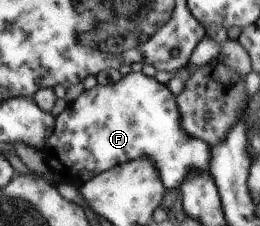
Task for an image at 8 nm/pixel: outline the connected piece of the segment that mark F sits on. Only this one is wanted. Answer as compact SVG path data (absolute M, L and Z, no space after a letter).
M143 72L130 73L114 84L98 84L91 90L82 92L82 95L70 102L68 108L56 118L56 131L46 140L42 152L46 166L60 176L63 183L78 187L90 178L120 164L132 162L136 158L148 158L156 166L164 188L178 189L188 176L188 172L209 172L210 164L210 147L182 130L176 96L170 92L167 84L160 84L156 78L148 77Z

